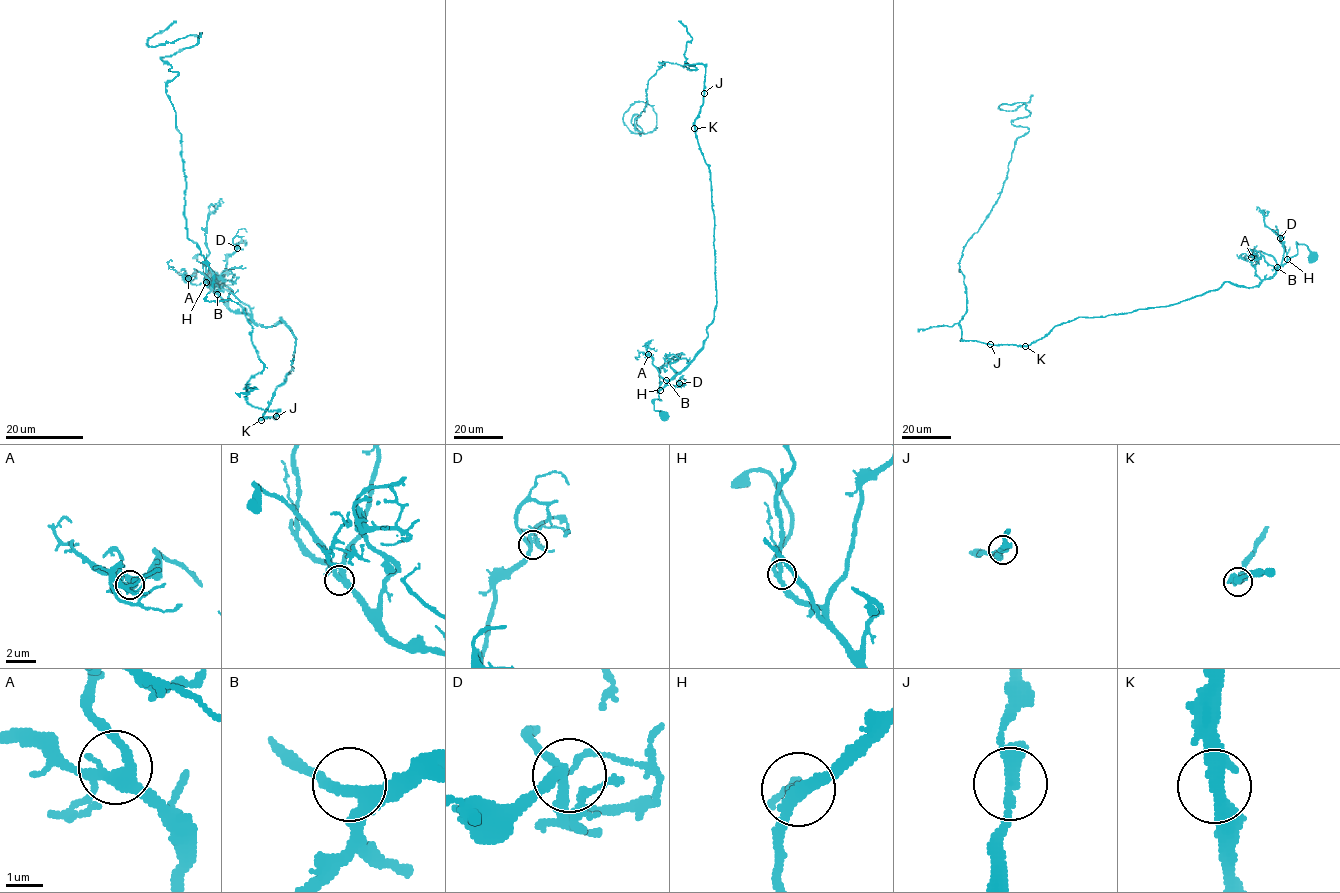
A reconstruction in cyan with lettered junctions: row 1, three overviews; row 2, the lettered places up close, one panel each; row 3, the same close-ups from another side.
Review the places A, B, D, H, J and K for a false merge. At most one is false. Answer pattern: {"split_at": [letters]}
{"split_at": []}

